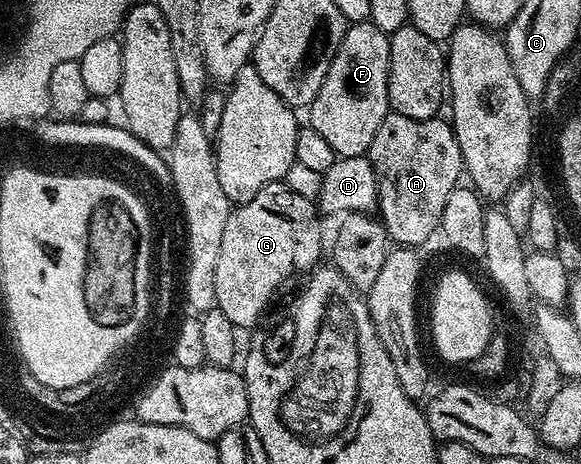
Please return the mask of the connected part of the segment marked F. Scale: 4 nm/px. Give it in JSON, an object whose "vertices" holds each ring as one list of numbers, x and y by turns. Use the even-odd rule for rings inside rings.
{"vertices":[[372,22,352,23,347,26,344,37,340,41,340,49,332,57,328,65,328,73,324,77,324,85,320,85,320,93,311,101,308,108,308,125,332,145,335,156,347,159,360,157,369,152,372,137,384,122,384,117,391,114,388,101,388,65,390,64,390,37,385,35]]}

